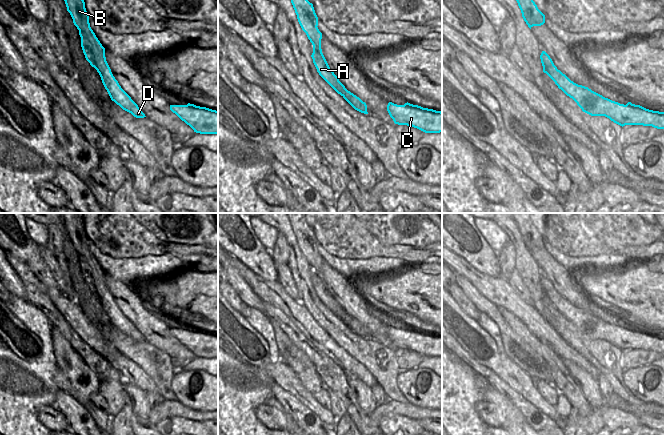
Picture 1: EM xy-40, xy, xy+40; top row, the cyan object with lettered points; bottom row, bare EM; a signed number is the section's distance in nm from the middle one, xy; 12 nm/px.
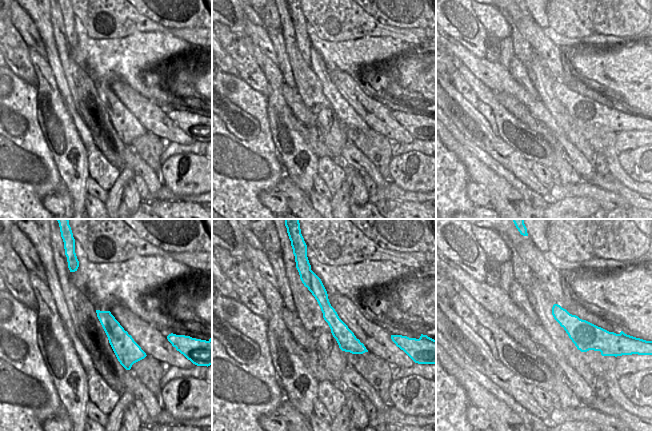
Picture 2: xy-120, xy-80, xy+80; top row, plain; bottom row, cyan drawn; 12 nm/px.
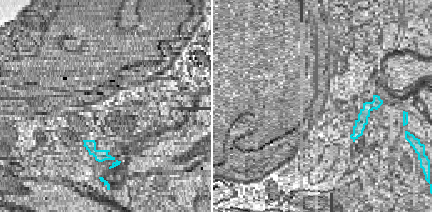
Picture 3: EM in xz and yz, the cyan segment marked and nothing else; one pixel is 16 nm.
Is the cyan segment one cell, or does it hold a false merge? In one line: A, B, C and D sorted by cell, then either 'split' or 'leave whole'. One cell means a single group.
A B D / C | split

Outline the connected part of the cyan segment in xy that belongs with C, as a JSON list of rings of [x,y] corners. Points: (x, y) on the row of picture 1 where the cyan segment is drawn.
[[[389,102],[387,111],[395,124],[417,128],[425,133],[442,132],[442,112],[405,103]]]

